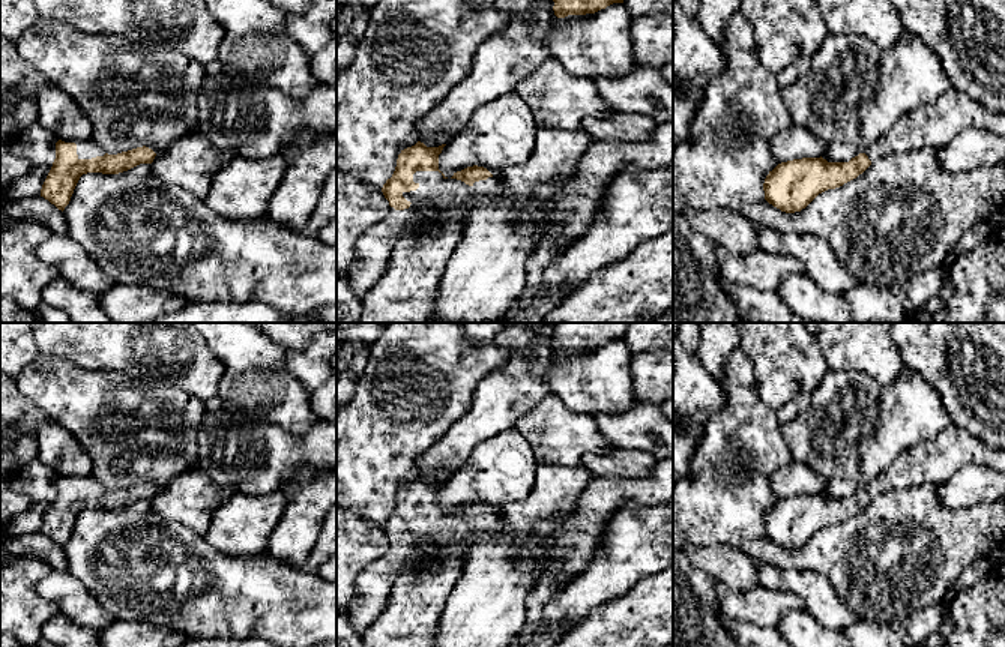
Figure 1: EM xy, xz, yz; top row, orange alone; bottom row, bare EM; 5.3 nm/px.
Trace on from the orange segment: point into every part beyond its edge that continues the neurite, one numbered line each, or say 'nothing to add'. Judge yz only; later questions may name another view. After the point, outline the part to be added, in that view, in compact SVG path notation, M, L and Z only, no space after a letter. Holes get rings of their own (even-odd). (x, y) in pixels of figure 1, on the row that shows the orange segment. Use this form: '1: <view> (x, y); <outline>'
1: yz (933, 126); M949 87L934 104L901 116L865 155L874 162L904 152L939 150L967 128L1005 135L1005 114L991 111L967 93Z

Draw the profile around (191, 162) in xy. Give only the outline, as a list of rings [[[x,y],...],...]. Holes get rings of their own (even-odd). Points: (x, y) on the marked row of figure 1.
[[[192,135],[156,155],[150,167],[164,185],[179,186],[203,203],[213,177],[231,159],[231,153],[218,149],[209,138]]]

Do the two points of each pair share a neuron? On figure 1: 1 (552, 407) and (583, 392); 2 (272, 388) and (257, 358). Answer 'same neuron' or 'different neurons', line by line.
1: different neurons
2: same neuron

